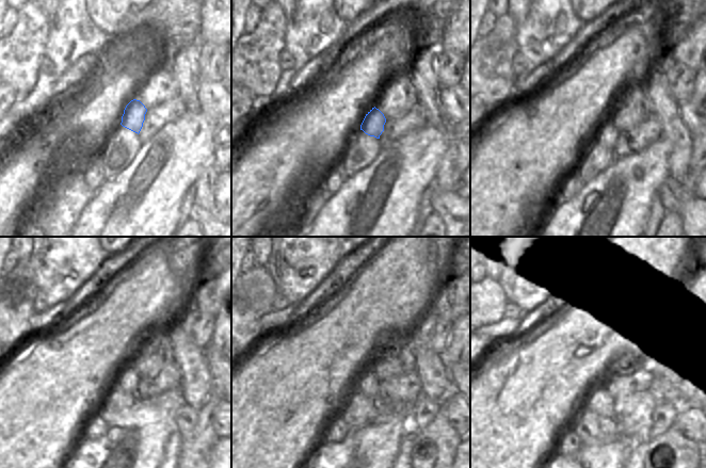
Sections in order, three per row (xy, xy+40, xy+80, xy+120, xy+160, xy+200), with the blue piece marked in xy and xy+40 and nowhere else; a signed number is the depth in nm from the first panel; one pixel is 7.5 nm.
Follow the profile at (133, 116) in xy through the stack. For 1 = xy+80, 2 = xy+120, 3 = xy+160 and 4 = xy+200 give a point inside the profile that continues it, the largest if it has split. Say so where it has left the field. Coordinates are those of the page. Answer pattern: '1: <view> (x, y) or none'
1: xy+80 (607, 134)
2: xy+120 (128, 378)
3: xy+160 (367, 384)
4: xy+200 (598, 400)

